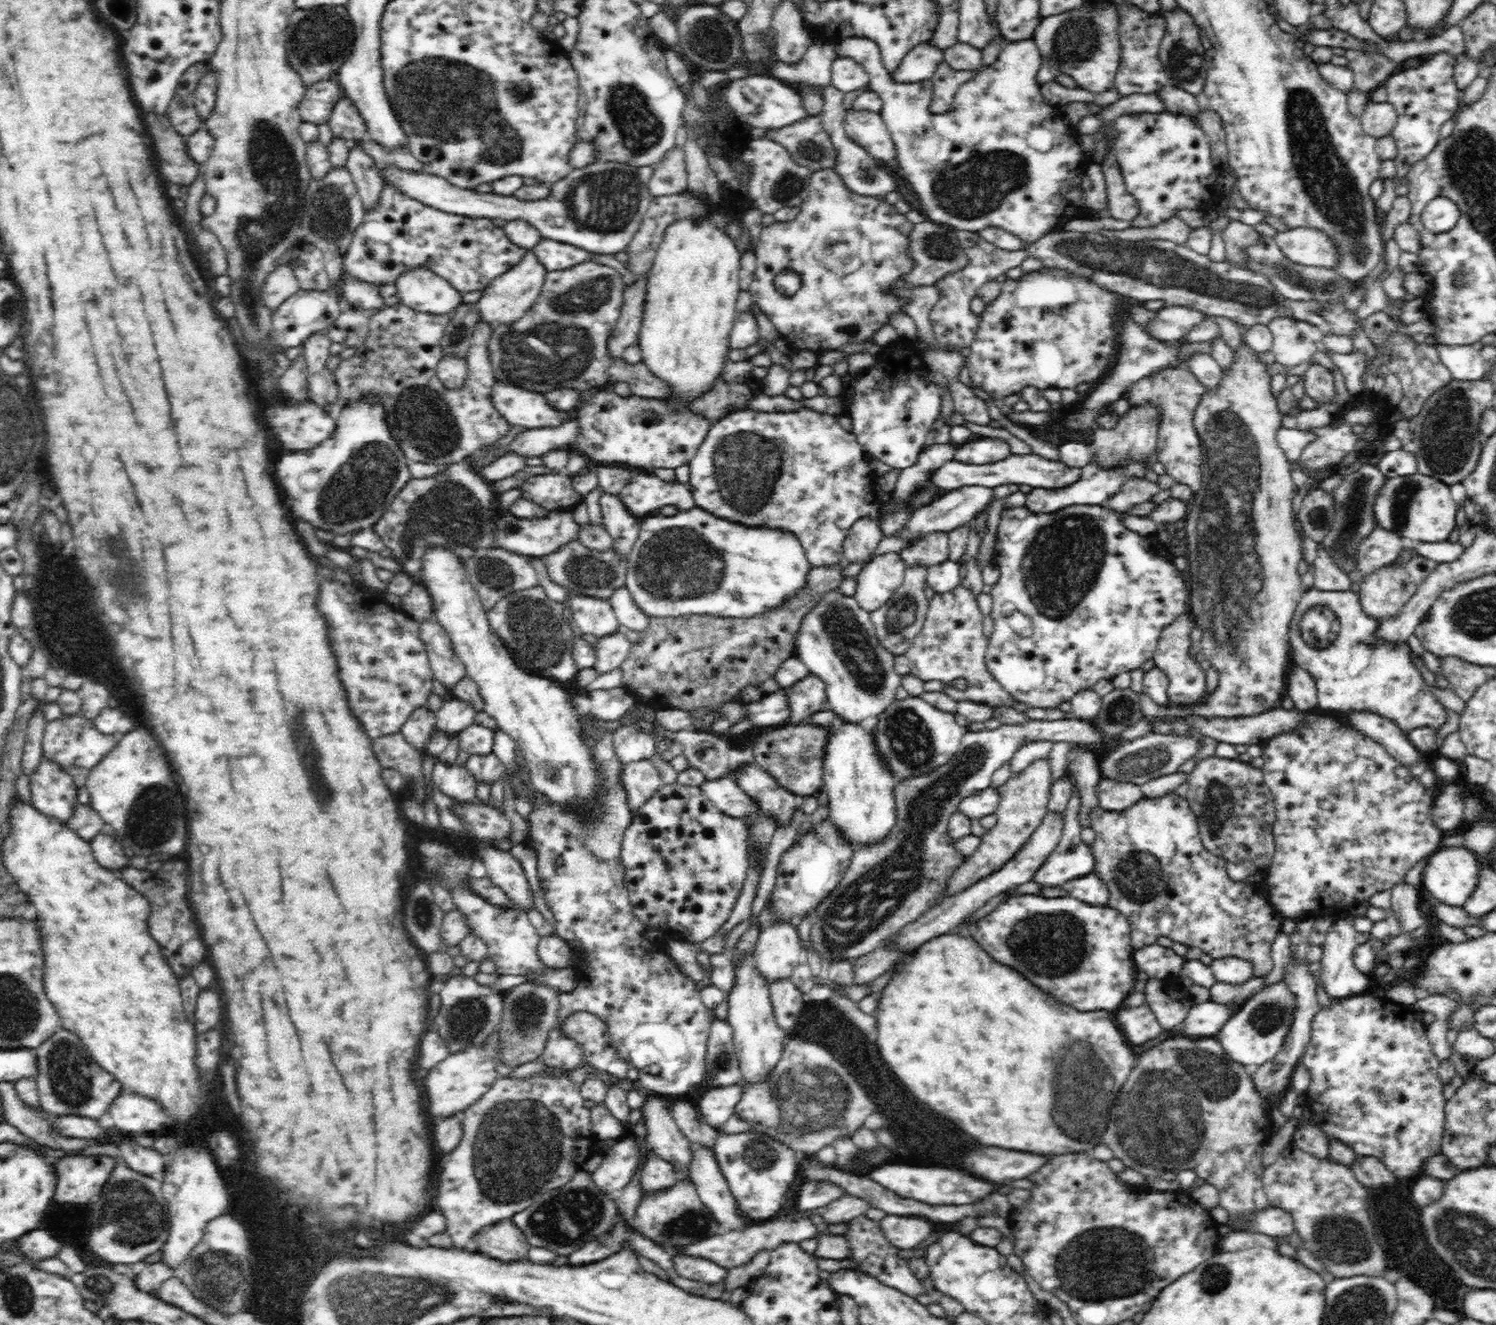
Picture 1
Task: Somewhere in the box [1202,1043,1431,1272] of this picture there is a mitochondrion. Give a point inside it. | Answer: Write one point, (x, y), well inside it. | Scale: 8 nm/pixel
(1340, 1239)

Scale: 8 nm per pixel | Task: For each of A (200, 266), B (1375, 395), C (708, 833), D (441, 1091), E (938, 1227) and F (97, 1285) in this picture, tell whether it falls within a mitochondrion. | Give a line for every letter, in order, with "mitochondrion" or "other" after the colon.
A: other
B: other
C: other
D: other
E: other
F: mitochondrion

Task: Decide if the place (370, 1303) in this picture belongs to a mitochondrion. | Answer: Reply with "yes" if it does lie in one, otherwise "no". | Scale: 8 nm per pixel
yes

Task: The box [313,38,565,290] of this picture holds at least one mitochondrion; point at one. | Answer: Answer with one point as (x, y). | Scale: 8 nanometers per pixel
(407, 79)

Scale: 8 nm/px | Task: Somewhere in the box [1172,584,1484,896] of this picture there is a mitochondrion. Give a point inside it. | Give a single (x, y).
(1318, 626)

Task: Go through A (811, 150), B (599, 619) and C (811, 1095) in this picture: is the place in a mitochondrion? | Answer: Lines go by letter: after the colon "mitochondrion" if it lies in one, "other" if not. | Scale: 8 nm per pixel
A: mitochondrion
B: other
C: mitochondrion

